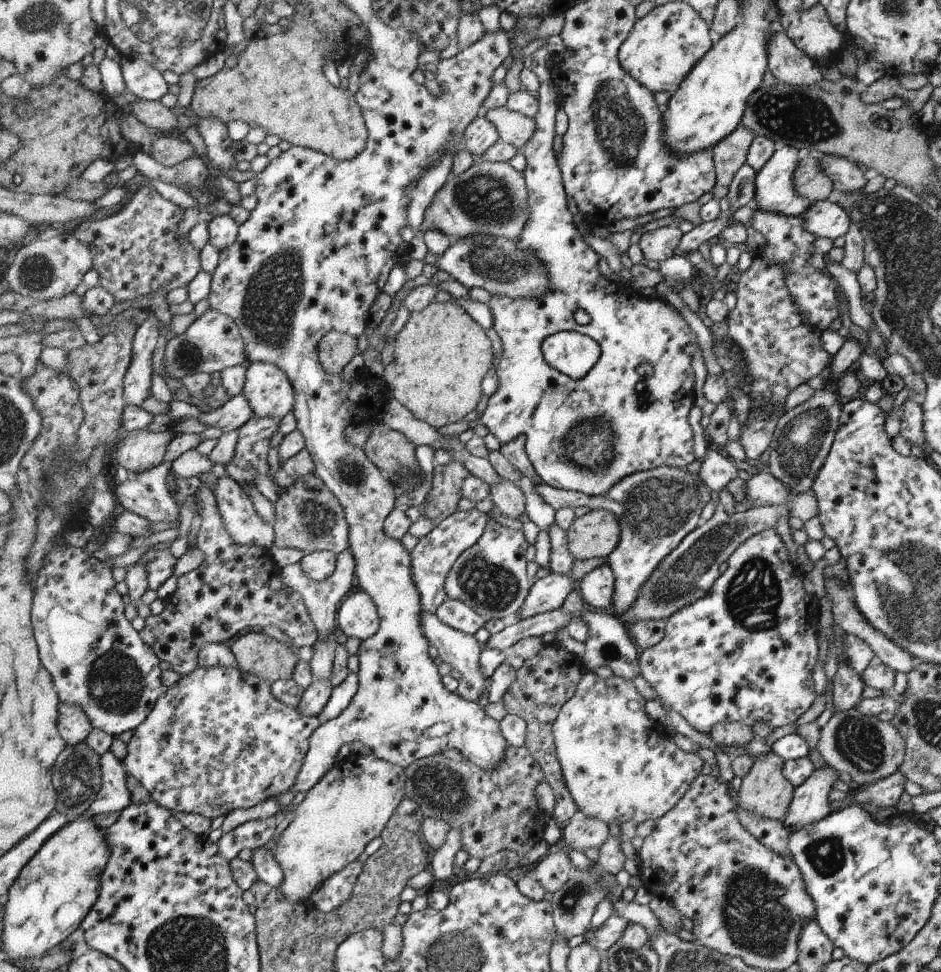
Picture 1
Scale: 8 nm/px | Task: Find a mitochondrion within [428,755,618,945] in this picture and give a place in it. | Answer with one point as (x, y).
(568, 902)

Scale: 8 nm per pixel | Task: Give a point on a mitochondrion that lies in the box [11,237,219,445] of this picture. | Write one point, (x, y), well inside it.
(35, 273)

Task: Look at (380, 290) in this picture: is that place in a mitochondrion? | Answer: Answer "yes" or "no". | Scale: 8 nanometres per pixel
no

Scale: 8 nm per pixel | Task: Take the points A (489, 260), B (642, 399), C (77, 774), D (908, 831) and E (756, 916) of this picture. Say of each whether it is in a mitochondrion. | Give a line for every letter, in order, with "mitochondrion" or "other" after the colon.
A: mitochondrion
B: mitochondrion
C: mitochondrion
D: other
E: mitochondrion

